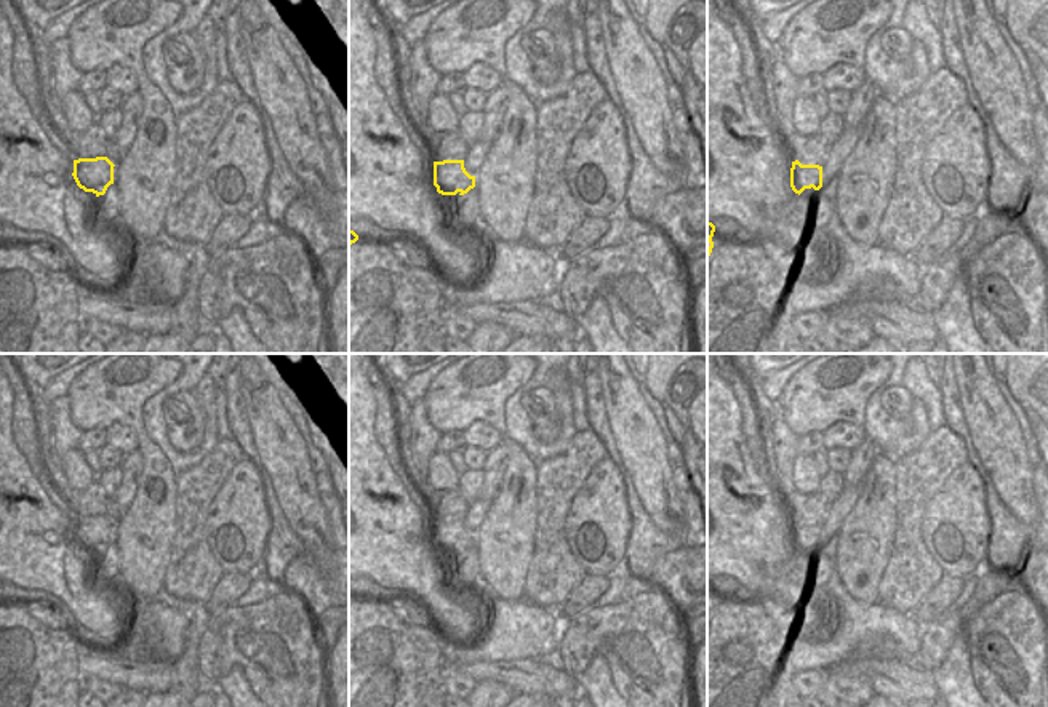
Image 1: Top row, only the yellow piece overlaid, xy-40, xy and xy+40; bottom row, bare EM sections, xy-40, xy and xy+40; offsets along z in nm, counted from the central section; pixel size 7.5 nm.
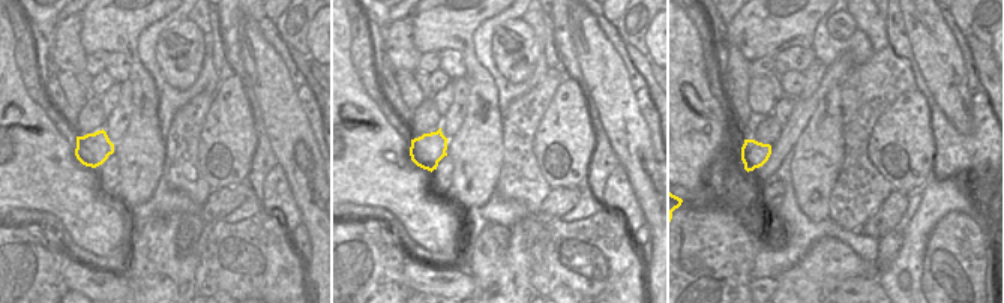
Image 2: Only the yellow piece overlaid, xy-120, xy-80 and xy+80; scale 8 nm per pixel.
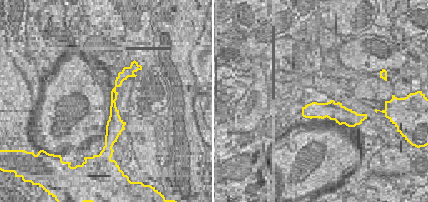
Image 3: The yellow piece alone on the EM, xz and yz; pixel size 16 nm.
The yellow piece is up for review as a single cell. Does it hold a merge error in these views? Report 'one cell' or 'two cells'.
two cells

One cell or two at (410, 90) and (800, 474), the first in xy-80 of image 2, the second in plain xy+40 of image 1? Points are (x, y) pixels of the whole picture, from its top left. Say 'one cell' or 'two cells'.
one cell

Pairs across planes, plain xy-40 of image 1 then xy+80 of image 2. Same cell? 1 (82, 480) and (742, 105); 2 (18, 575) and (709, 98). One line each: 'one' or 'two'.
1: two
2: one

